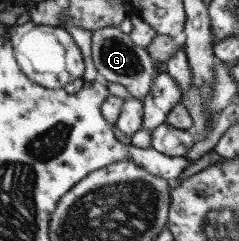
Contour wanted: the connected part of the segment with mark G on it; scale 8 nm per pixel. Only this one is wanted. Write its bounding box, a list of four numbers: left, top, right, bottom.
[90,26,155,102]

